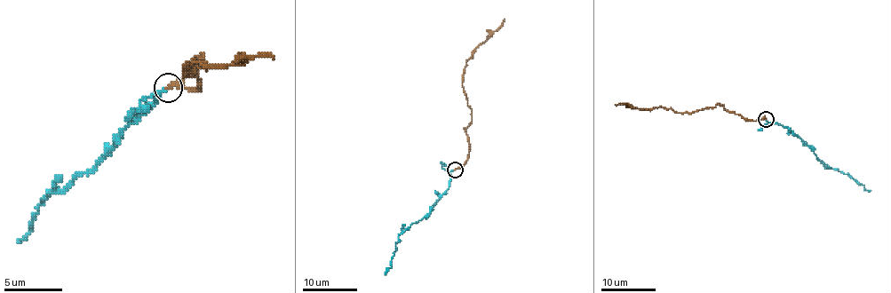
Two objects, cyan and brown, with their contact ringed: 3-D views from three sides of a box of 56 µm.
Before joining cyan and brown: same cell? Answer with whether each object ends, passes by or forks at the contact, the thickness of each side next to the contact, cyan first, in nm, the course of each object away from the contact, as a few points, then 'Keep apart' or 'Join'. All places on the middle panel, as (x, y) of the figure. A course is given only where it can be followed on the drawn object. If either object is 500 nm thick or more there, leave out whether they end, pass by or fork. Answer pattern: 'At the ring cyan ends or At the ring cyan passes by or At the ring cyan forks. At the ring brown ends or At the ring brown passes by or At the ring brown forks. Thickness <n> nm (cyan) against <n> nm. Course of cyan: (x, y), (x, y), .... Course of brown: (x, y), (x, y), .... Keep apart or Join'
At the ring cyan ends. At the ring brown ends. Thickness 180 nm (cyan) against 200 nm. Course of cyan: (454, 170), (449, 172), (447, 190), (418, 221), (398, 236), (391, 266), (385, 274). Course of brown: (455, 170), (467, 159), (466, 131), (472, 122), (464, 69), (472, 52), (505, 19). Join

